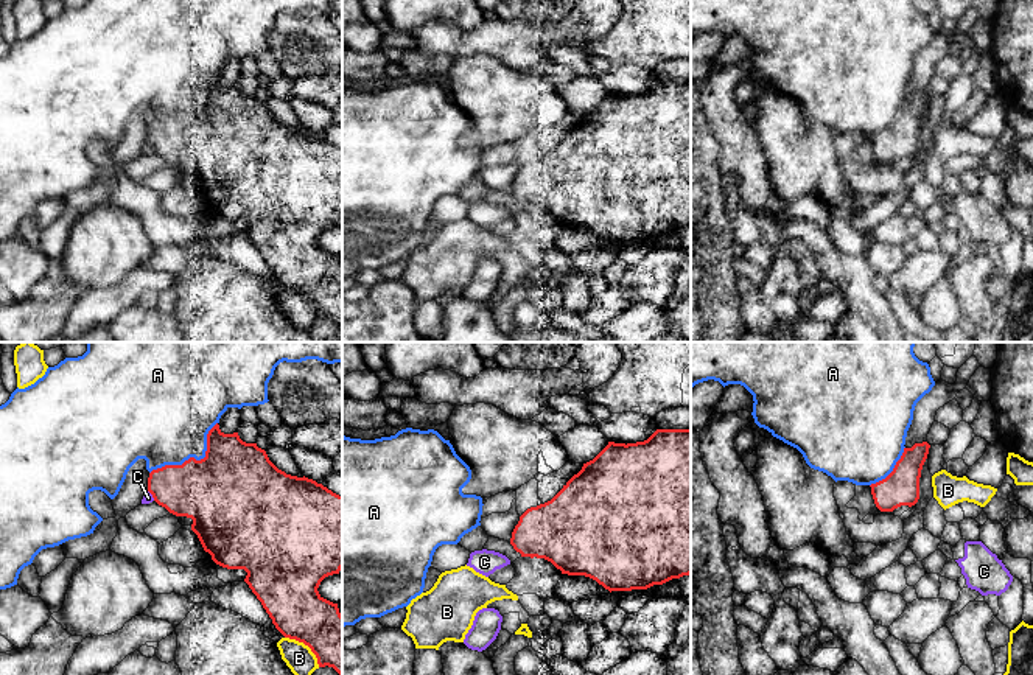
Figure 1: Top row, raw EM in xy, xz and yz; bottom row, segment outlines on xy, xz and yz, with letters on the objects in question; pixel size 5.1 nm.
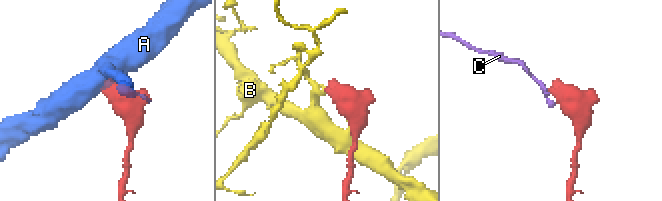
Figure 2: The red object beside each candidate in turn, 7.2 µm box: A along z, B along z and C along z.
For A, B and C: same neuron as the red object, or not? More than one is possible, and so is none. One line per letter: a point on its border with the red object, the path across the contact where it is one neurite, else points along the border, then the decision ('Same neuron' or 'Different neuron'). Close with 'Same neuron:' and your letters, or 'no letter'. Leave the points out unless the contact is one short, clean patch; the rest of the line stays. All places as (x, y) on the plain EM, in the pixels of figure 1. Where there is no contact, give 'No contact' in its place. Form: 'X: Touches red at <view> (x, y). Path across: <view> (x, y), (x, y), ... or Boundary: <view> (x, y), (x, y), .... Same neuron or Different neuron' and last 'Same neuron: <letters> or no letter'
A: Touches red at xy (193, 109). Different neuron
B: Touches red at xy (307, 296). Boundary: xy (285, 288), (302, 293), (319, 318). Different neuron
C: Touches red at xy (151, 145). Different neuron
Same neuron: no letter

